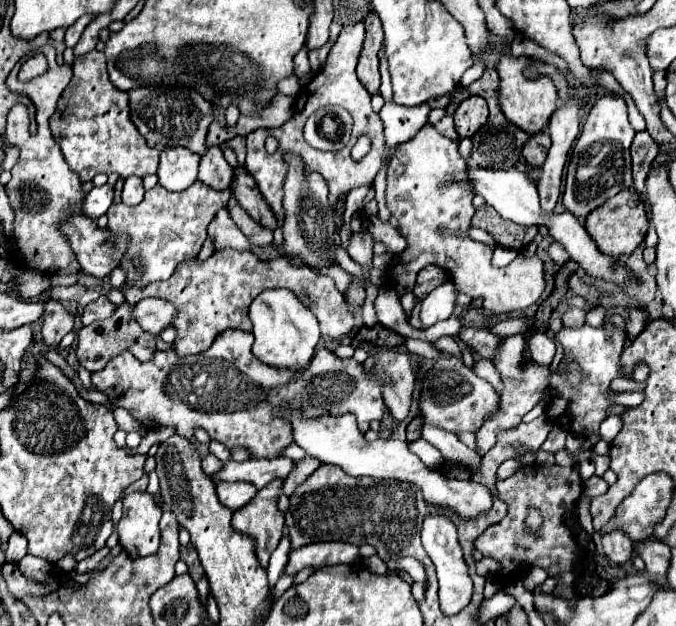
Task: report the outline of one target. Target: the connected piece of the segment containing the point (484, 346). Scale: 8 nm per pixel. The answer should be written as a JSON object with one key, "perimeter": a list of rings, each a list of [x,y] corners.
{"perimeter":[[[463,328],[459,334],[457,334],[459,340],[463,340],[467,346],[471,346],[481,358],[487,358],[491,360],[495,356],[495,350],[501,342],[499,336],[493,336],[487,328]]]}

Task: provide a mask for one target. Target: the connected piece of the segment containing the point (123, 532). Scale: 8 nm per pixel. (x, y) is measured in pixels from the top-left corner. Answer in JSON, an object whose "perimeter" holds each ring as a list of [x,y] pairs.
{"perimeter":[[[133,492],[123,498],[123,516],[117,524],[119,544],[129,558],[155,554],[159,548],[161,508],[151,494]]]}

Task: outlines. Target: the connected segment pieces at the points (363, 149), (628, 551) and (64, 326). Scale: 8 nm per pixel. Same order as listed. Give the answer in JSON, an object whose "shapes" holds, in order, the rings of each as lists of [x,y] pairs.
{"shapes":[[[[359,136],[359,140],[355,142],[355,146],[351,150],[351,158],[353,160],[361,160],[369,150],[371,150],[371,140],[365,138],[365,136]]],[[[609,532],[603,536],[603,552],[613,566],[623,566],[631,560],[633,542],[623,532]]],[[[45,300],[45,304],[47,304],[47,312],[43,316],[43,322],[45,322],[43,342],[47,346],[57,346],[63,340],[63,336],[73,330],[75,316],[61,302]]]]}

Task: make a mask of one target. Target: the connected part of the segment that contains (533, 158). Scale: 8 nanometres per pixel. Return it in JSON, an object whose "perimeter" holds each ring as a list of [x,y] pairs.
{"perimeter":[[[543,130],[535,136],[531,136],[527,140],[527,146],[523,148],[523,158],[527,160],[529,166],[535,166],[535,168],[541,168],[545,158],[547,158],[547,150],[551,146],[551,140],[549,140],[549,134]]]}

